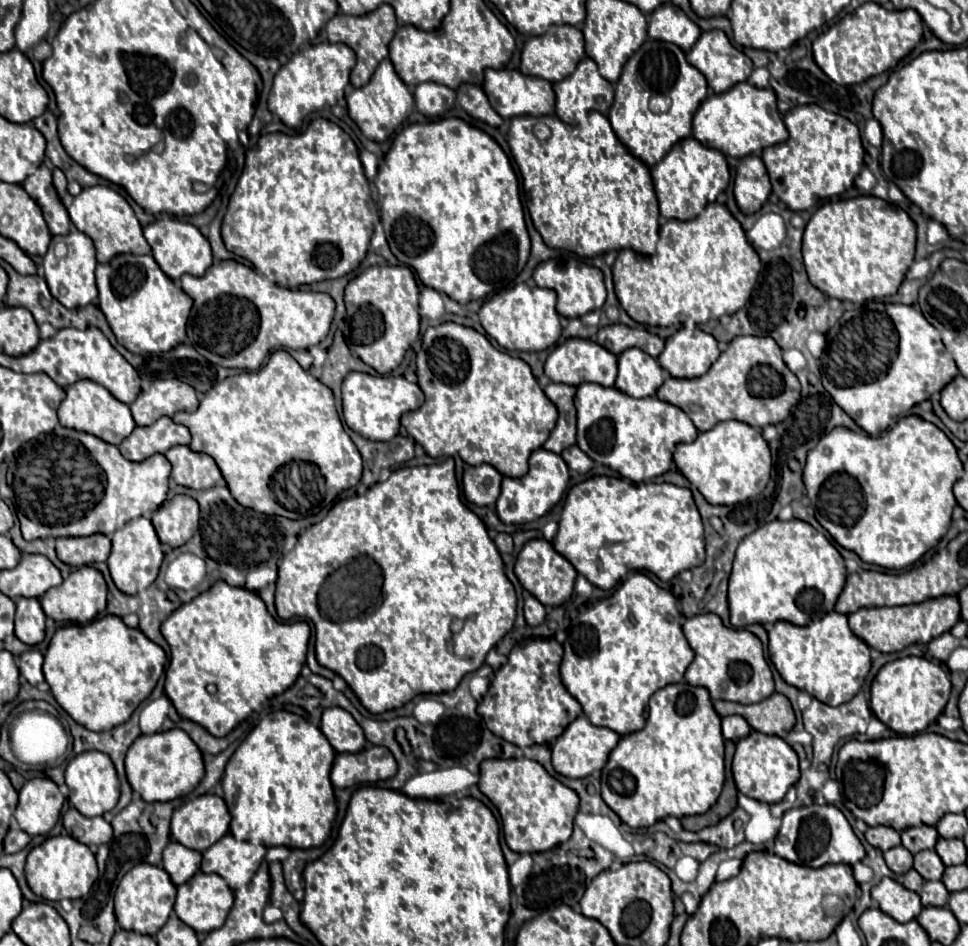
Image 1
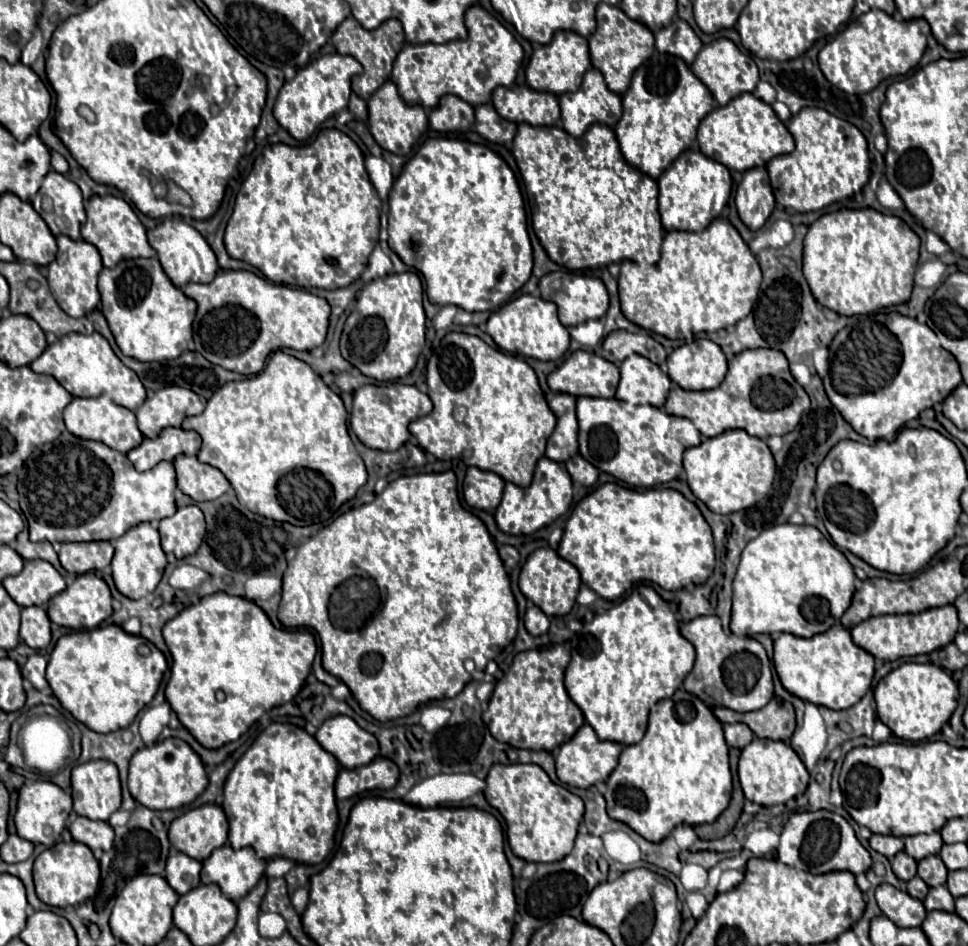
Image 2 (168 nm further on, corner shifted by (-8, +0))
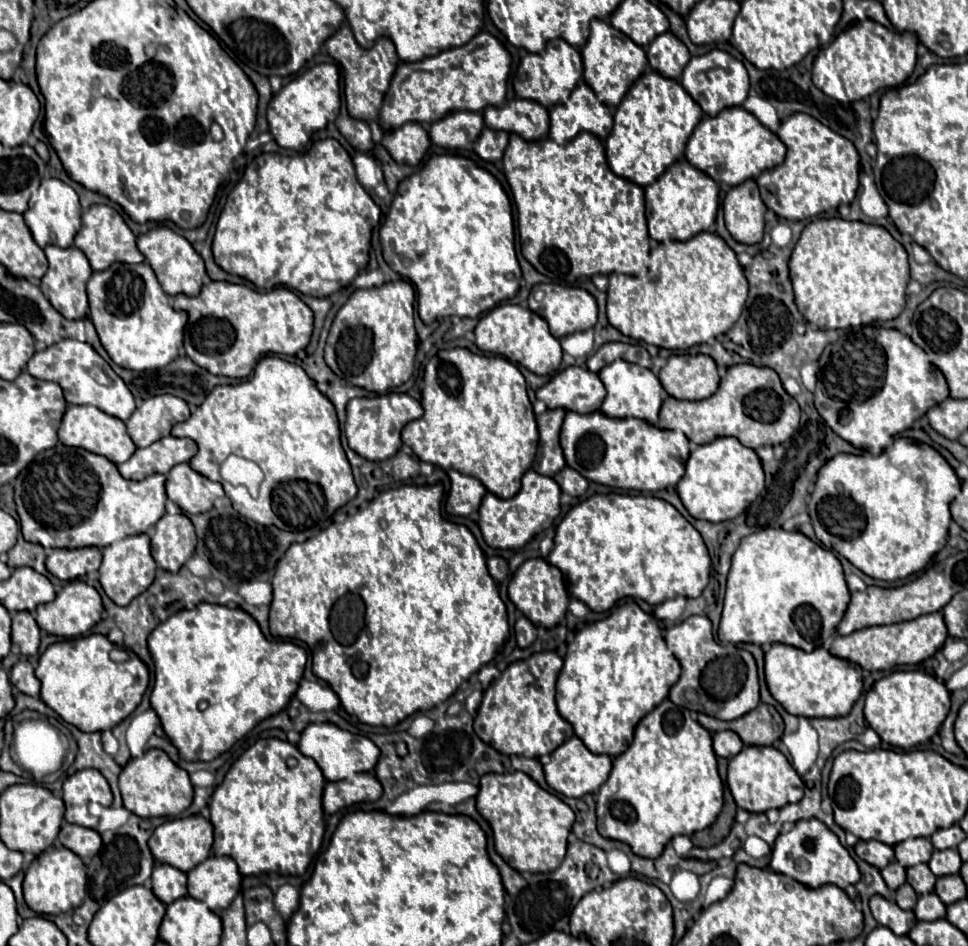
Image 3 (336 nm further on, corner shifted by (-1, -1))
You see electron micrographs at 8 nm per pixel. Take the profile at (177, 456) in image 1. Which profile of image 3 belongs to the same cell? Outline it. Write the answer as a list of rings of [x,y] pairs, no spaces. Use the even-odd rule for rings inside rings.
[[[177,464],[167,474],[167,496],[185,514],[201,514],[209,512],[215,498],[225,496],[225,492],[219,482],[211,482],[189,464]]]

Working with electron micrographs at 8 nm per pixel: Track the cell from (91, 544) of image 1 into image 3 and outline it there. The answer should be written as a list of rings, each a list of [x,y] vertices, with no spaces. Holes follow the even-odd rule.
[[[59,548],[51,550],[47,556],[47,570],[59,580],[75,580],[87,576],[101,566],[101,550],[99,548]]]

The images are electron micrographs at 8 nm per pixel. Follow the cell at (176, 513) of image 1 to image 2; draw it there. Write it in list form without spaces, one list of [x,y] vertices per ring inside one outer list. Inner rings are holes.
[[[198,505],[180,507],[172,517],[160,521],[158,531],[162,537],[162,549],[182,559],[186,555],[192,555],[202,543],[202,537],[206,533],[204,513]]]

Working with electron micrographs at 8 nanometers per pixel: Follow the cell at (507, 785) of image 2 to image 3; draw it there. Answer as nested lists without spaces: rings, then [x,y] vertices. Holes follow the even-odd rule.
[[[523,772],[485,774],[477,794],[477,810],[493,830],[497,854],[517,872],[551,872],[561,864],[575,814],[555,794],[539,788]]]

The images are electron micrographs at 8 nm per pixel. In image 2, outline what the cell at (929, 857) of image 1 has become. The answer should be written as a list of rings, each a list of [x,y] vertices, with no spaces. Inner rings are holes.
[[[930,855],[928,859],[918,861],[918,875],[920,875],[930,887],[936,887],[936,885],[944,885],[944,883],[946,883],[948,869],[944,867],[944,861],[942,861],[938,855]]]

